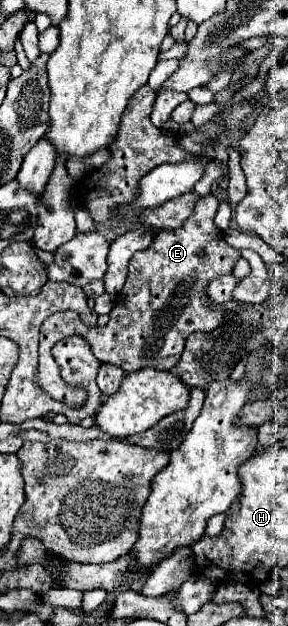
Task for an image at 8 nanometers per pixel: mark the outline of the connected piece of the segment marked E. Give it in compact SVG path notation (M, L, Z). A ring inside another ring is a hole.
M208 194L196 202L194 214L184 222L180 230L160 230L146 250L136 252L128 264L128 278L116 306L110 312L106 326L87 327L76 312L64 310L52 314L40 328L40 386L58 402L66 406L83 406L87 392L81 386L70 386L62 380L60 368L52 358L52 346L68 336L82 336L94 356L102 364L114 364L124 372L136 372L140 368L172 370L184 350L184 340L192 332L214 330L224 320L224 310L212 310L206 302L204 286L210 280L230 274L240 258L240 250L226 244L222 232L214 224L218 200Z

